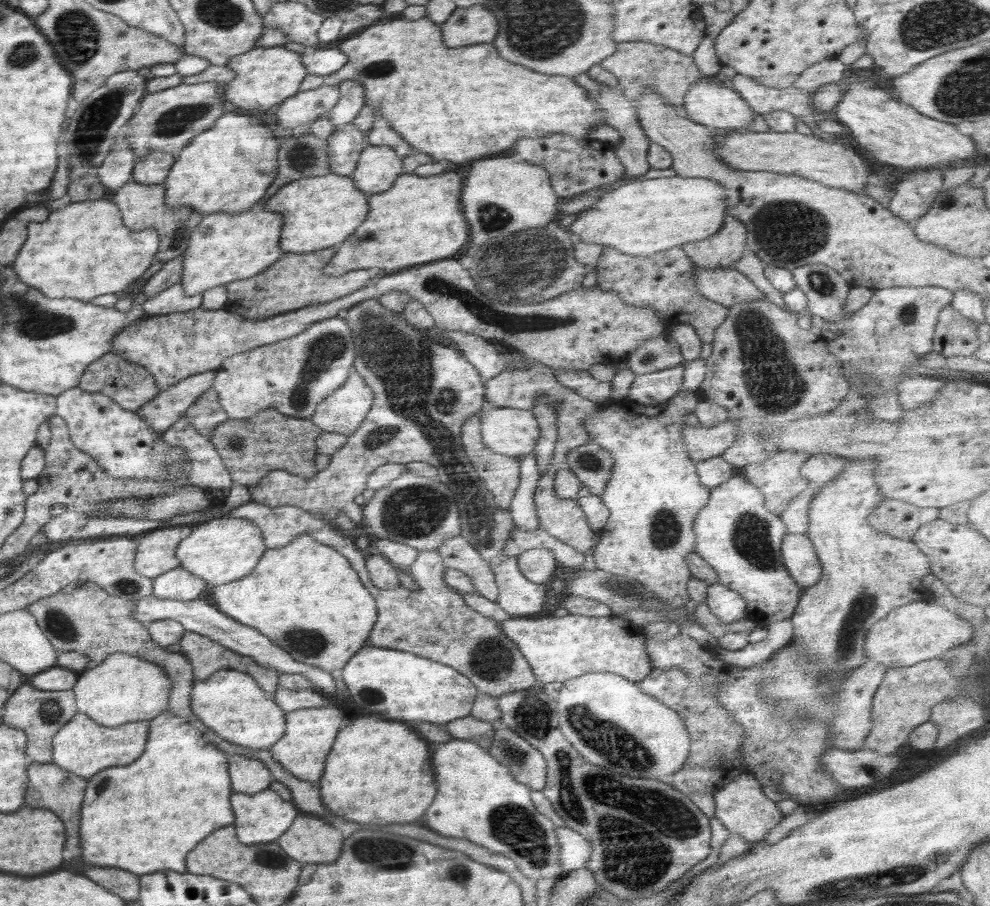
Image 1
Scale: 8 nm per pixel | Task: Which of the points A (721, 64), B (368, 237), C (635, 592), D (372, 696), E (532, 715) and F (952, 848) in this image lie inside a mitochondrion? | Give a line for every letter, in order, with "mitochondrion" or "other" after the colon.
A: other
B: other
C: mitochondrion
D: mitochondrion
E: mitochondrion
F: other

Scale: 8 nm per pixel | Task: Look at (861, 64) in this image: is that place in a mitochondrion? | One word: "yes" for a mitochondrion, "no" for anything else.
no

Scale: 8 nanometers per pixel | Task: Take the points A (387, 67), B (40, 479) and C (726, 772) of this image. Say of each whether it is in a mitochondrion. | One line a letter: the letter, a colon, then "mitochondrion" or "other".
A: mitochondrion
B: other
C: other

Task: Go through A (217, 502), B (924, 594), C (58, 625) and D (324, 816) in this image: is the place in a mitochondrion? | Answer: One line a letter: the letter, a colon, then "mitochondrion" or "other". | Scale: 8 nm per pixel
A: other
B: other
C: mitochondrion
D: other

